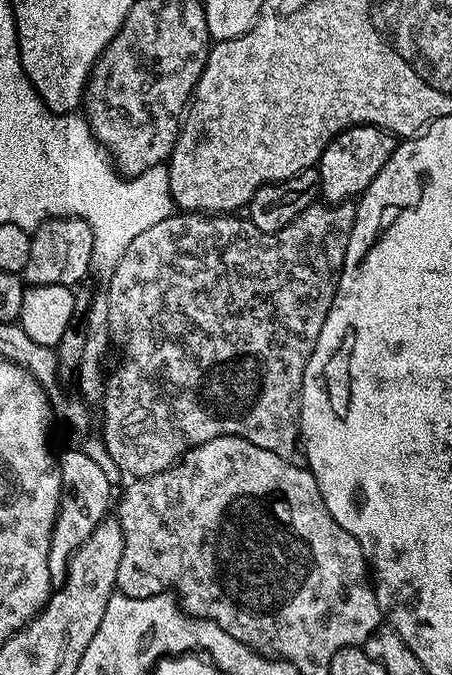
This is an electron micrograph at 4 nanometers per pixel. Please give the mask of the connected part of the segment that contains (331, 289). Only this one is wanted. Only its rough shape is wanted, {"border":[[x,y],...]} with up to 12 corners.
{"border":[[356,204],[185,211],[111,269],[104,448],[305,463]]}

